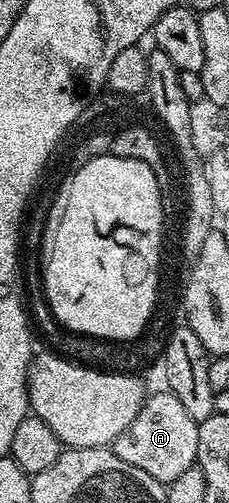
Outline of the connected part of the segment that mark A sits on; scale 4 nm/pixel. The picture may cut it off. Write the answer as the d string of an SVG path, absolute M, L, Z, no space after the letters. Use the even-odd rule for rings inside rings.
M161 389L157 395L149 394L145 398L144 407L138 417L134 417L132 424L116 438L110 450L122 457L126 465L135 465L166 485L196 463L198 423L190 417L190 413L186 413L178 397L174 397L167 389Z

